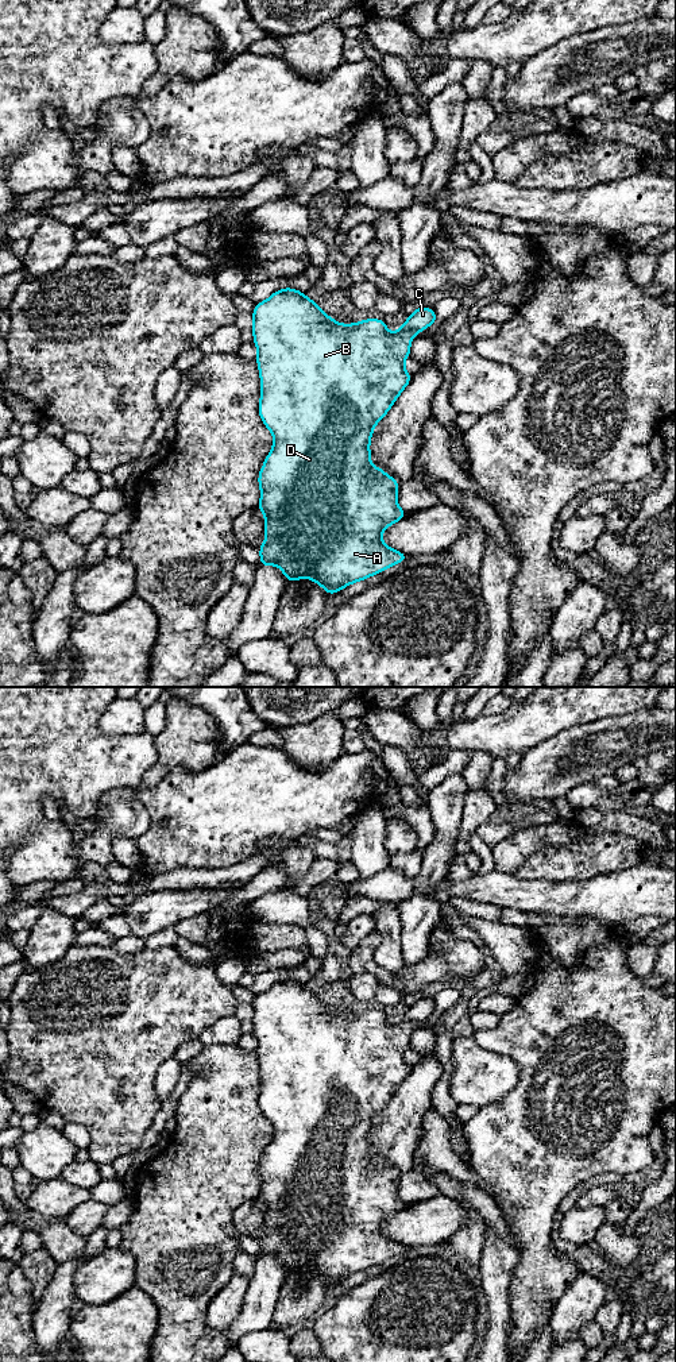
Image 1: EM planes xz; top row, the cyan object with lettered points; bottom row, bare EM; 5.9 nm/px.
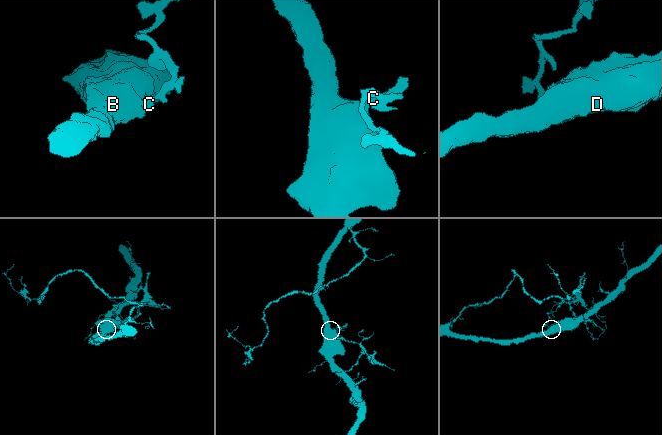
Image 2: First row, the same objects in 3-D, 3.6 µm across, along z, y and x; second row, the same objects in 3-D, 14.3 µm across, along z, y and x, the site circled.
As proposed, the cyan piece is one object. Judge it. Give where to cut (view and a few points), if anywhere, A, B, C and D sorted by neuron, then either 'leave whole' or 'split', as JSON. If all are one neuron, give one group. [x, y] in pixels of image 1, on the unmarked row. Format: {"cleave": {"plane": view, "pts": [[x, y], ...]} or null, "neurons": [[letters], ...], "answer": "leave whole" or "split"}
{"cleave": {"plane": "xz", "pts": [[401, 1018], [414, 1025]]}, "neurons": [["A", "B", "D"], ["C"]], "answer": "split"}

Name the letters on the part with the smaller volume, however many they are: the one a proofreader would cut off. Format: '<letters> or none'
C

